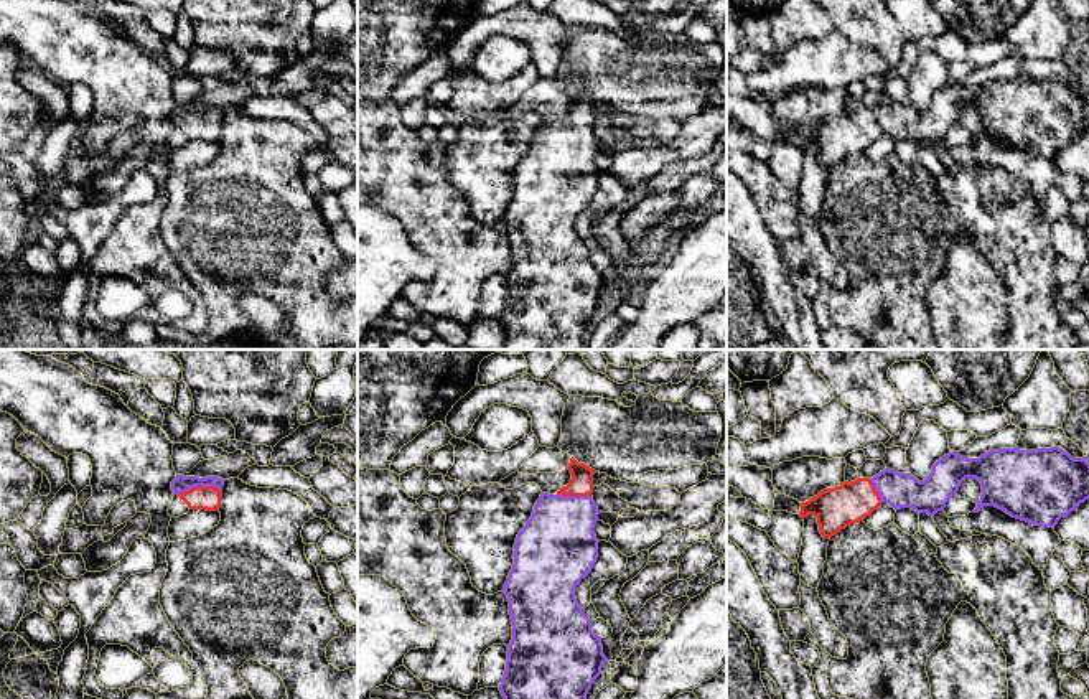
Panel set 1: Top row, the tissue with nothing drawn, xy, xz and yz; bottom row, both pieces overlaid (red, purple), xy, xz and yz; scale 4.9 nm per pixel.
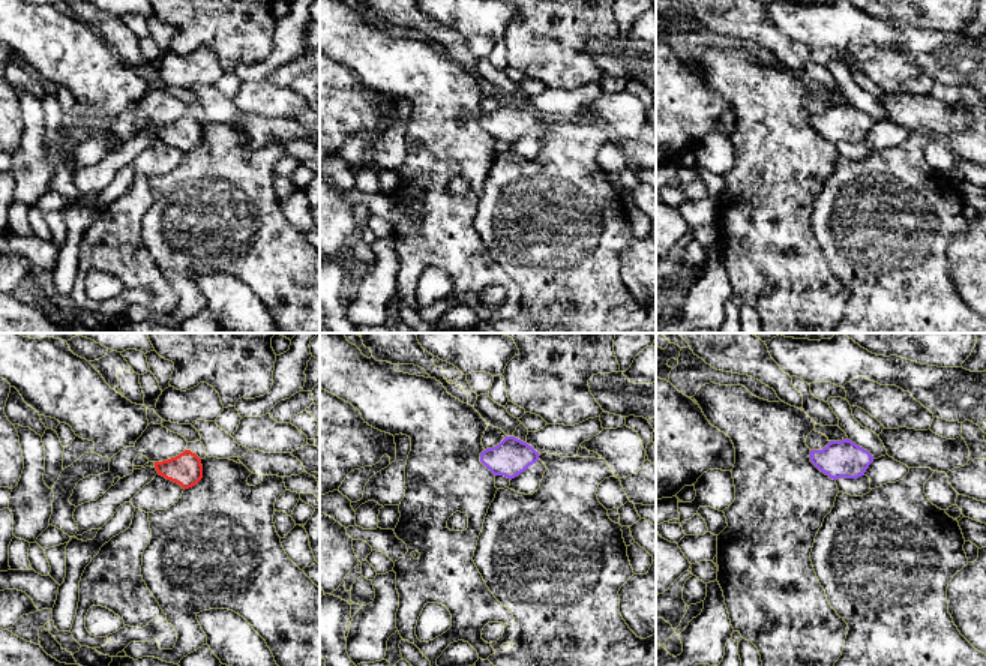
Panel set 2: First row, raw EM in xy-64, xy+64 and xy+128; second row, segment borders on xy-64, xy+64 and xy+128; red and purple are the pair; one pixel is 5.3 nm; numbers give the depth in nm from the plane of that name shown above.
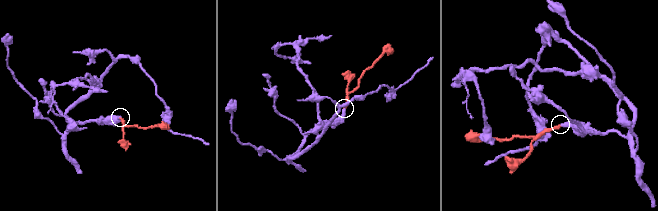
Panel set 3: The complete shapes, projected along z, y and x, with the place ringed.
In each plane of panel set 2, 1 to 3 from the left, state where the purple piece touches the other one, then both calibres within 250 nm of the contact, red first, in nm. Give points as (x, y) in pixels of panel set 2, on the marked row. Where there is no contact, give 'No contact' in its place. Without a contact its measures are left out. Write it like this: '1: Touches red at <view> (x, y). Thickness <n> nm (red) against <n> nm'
1: No contact
2: No contact
3: No contact

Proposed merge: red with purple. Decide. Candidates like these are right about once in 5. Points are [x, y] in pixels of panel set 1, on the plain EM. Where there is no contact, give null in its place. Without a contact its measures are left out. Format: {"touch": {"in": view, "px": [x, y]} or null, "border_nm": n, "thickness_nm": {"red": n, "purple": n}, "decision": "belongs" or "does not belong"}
{"touch": {"in": "xy", "px": [200, 117]}, "border_nm": 220, "thickness_nm": {"red": 120, "purple": 80}, "decision": "belongs"}

